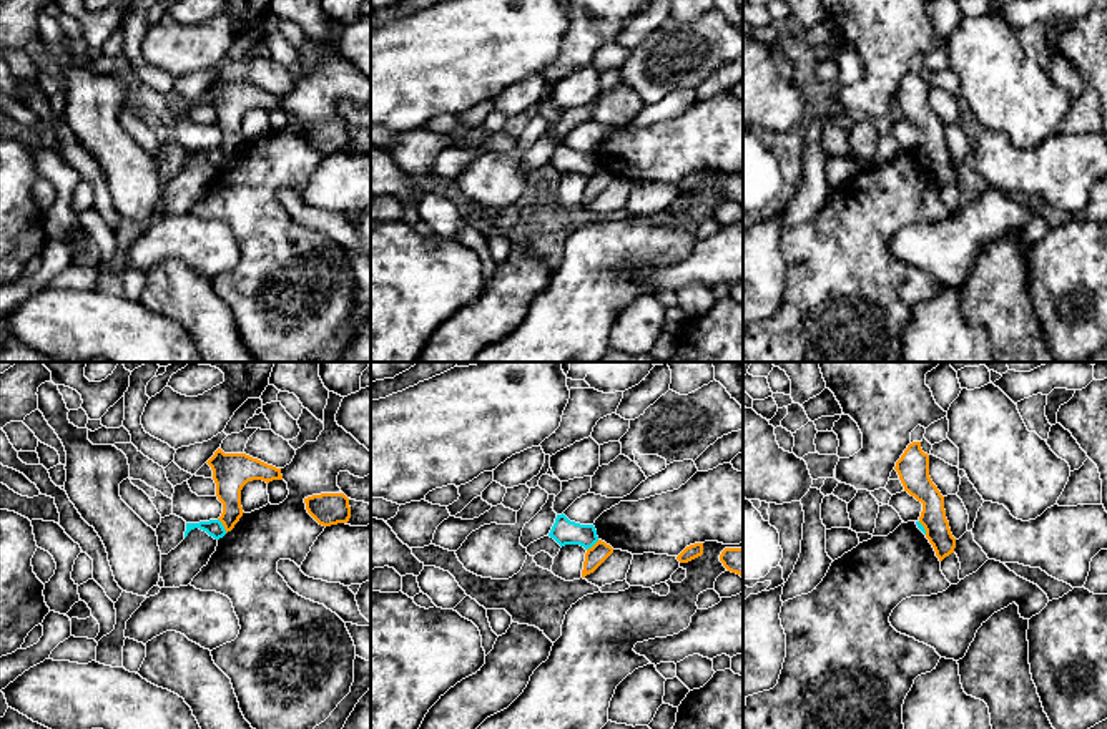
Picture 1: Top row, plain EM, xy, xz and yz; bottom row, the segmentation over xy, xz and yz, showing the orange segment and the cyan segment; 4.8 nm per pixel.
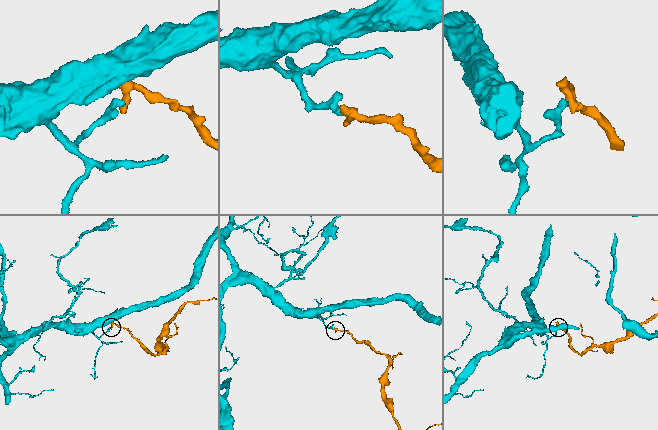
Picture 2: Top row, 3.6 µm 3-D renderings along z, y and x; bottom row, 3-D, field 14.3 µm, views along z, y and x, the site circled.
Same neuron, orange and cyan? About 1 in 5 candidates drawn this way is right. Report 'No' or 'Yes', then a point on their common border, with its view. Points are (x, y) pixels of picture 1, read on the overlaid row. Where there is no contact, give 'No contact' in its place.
No. Touches orange at xy (223, 525)

